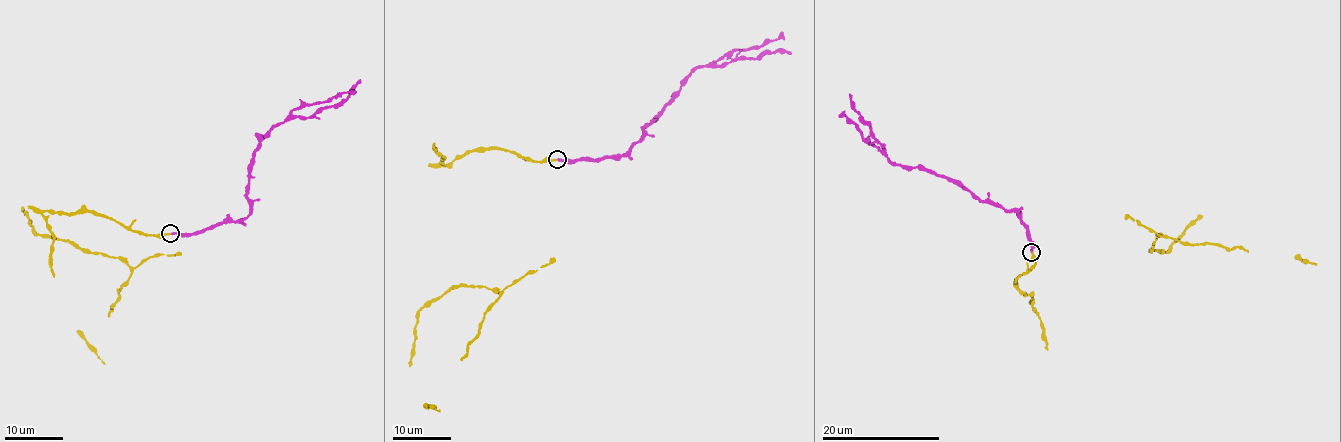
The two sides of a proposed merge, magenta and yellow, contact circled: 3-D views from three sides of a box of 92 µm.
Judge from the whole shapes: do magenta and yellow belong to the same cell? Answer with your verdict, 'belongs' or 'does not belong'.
belongs

